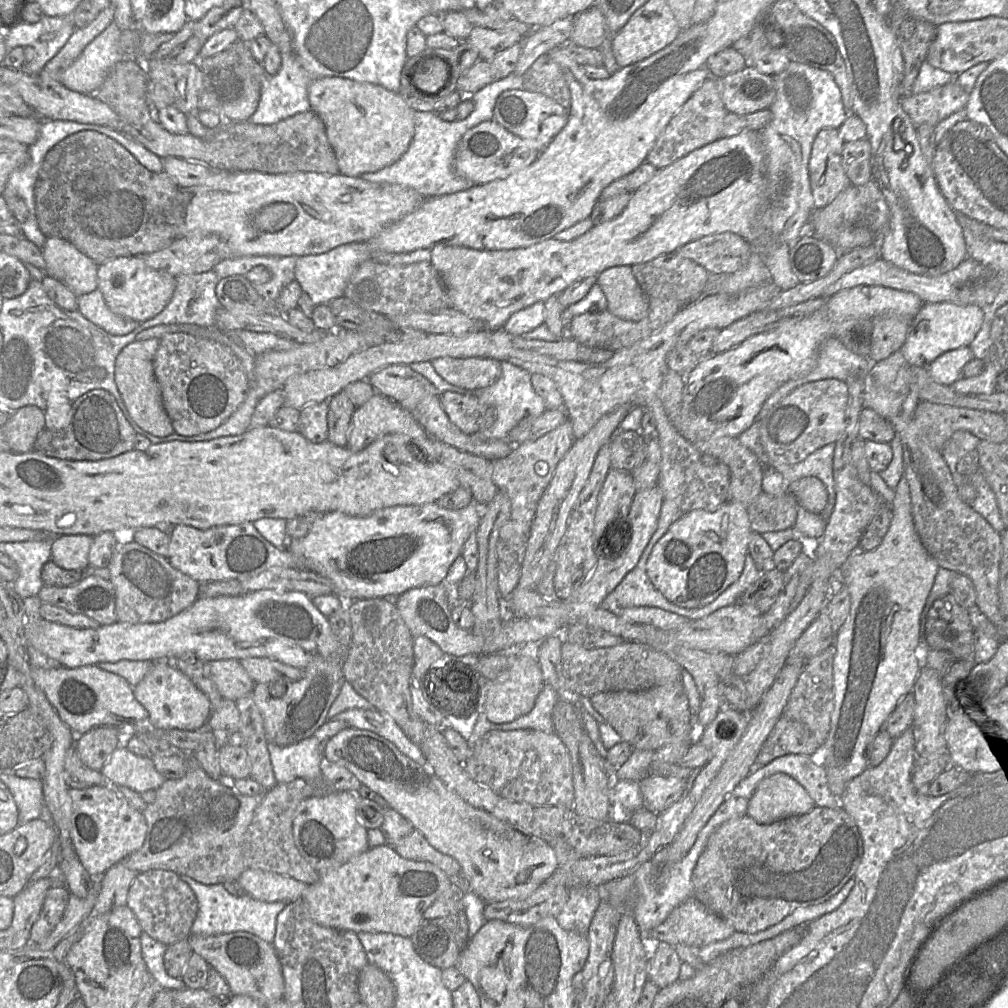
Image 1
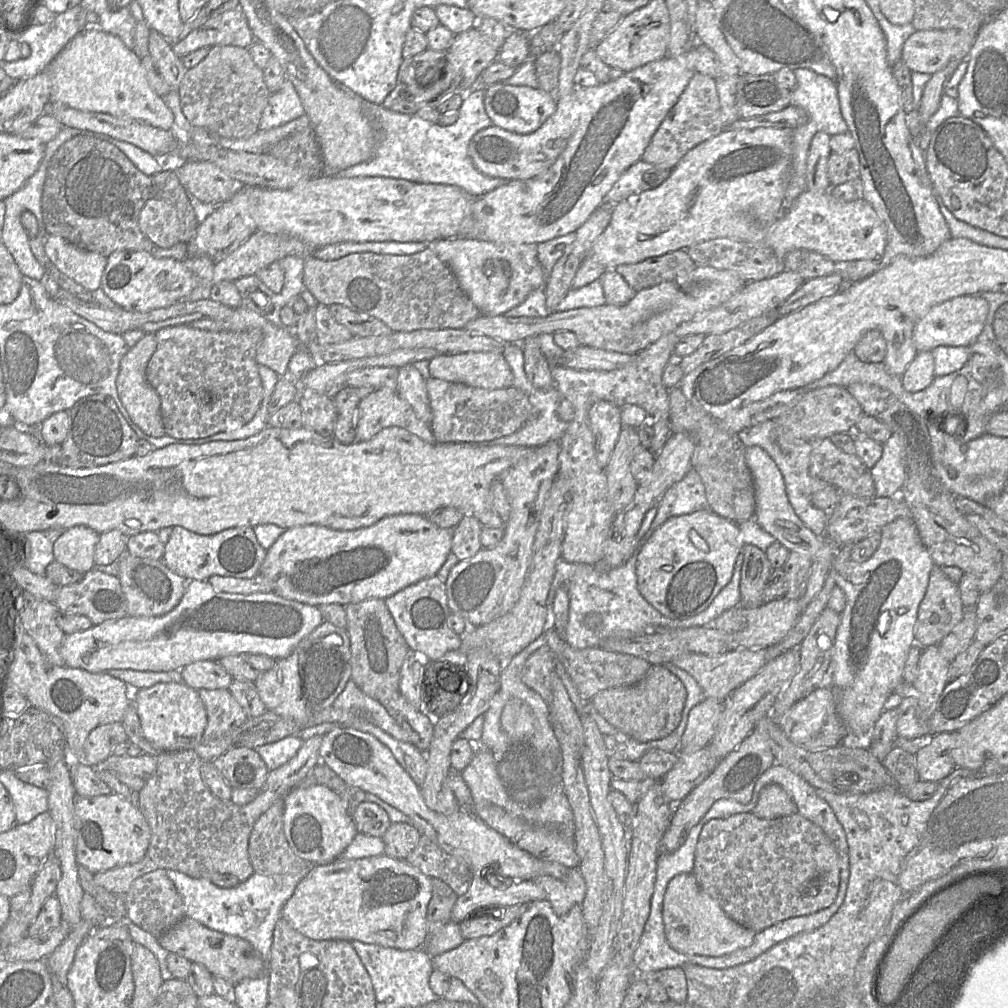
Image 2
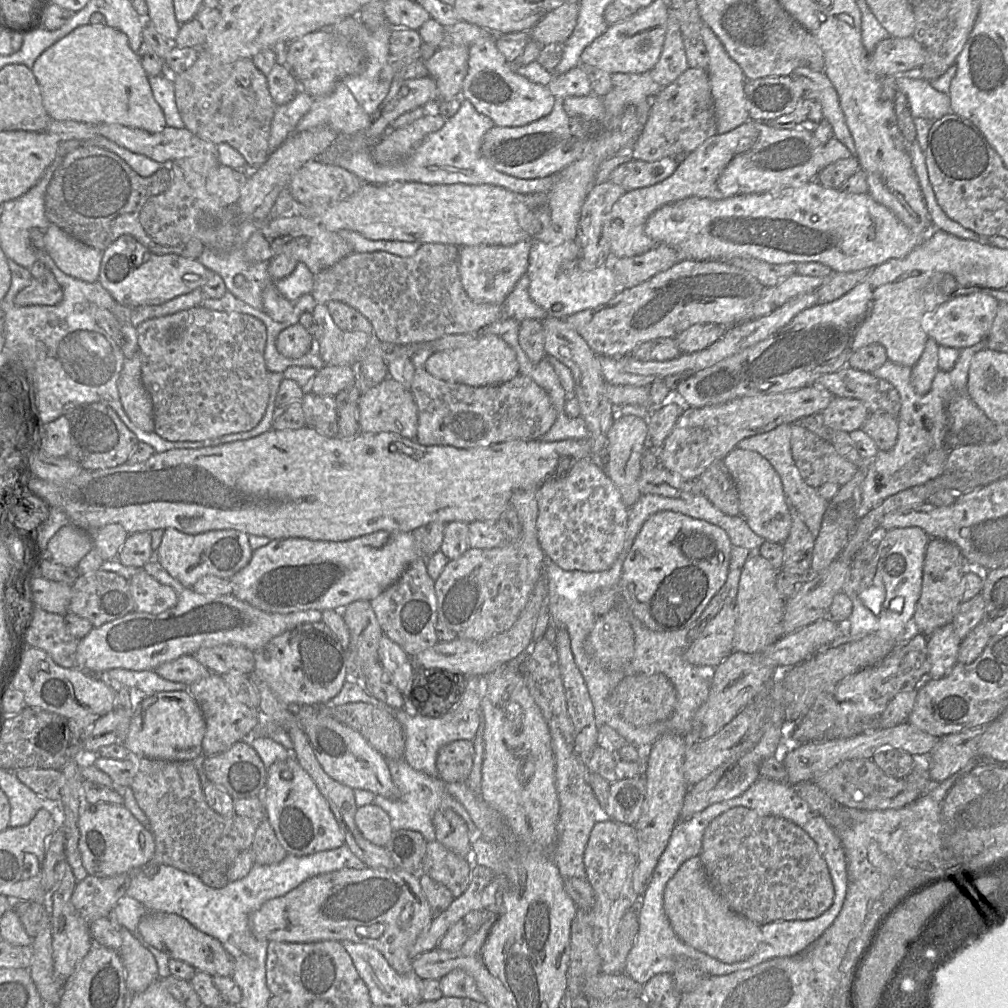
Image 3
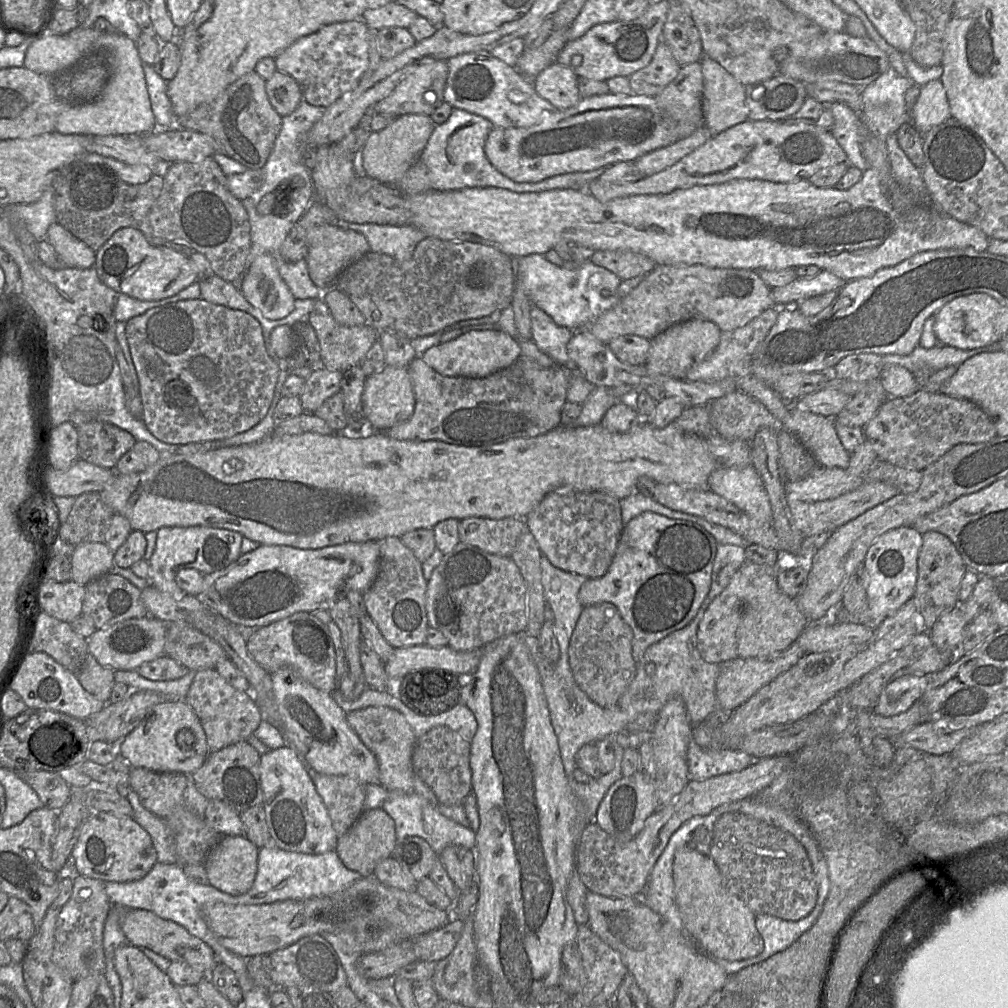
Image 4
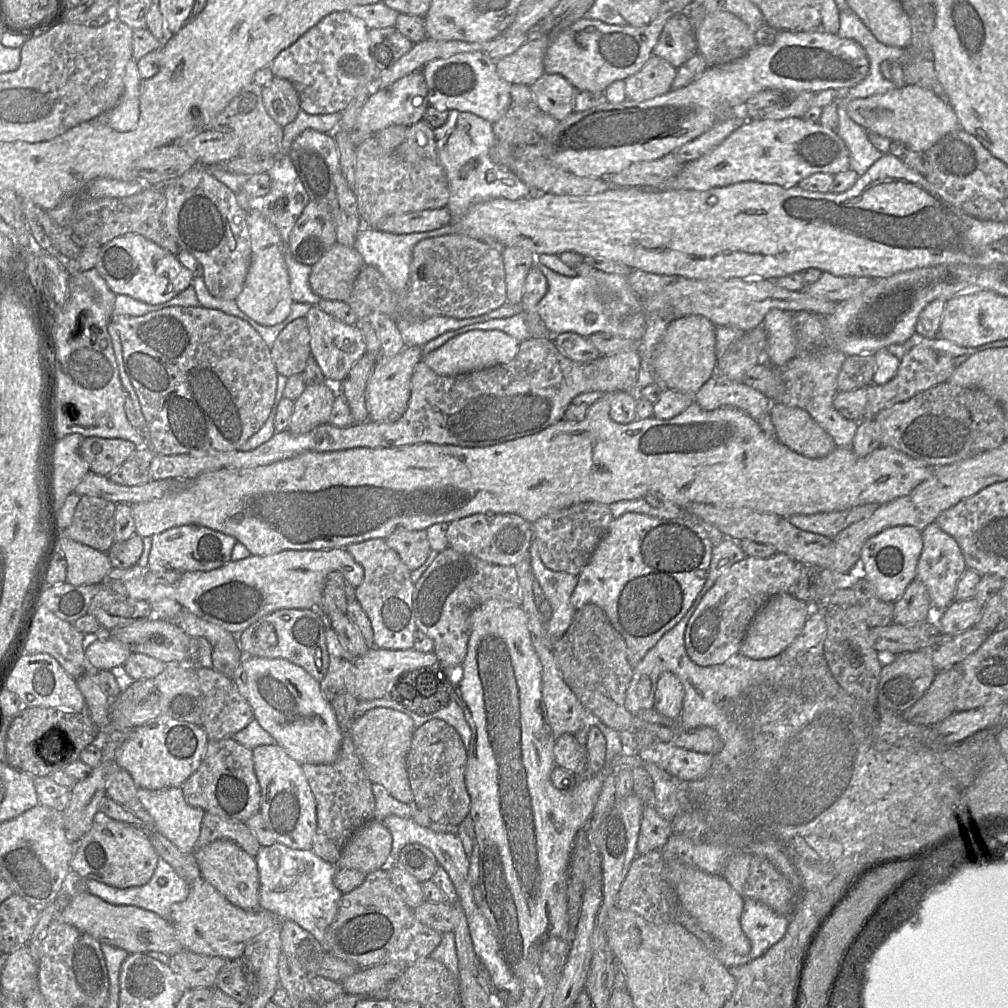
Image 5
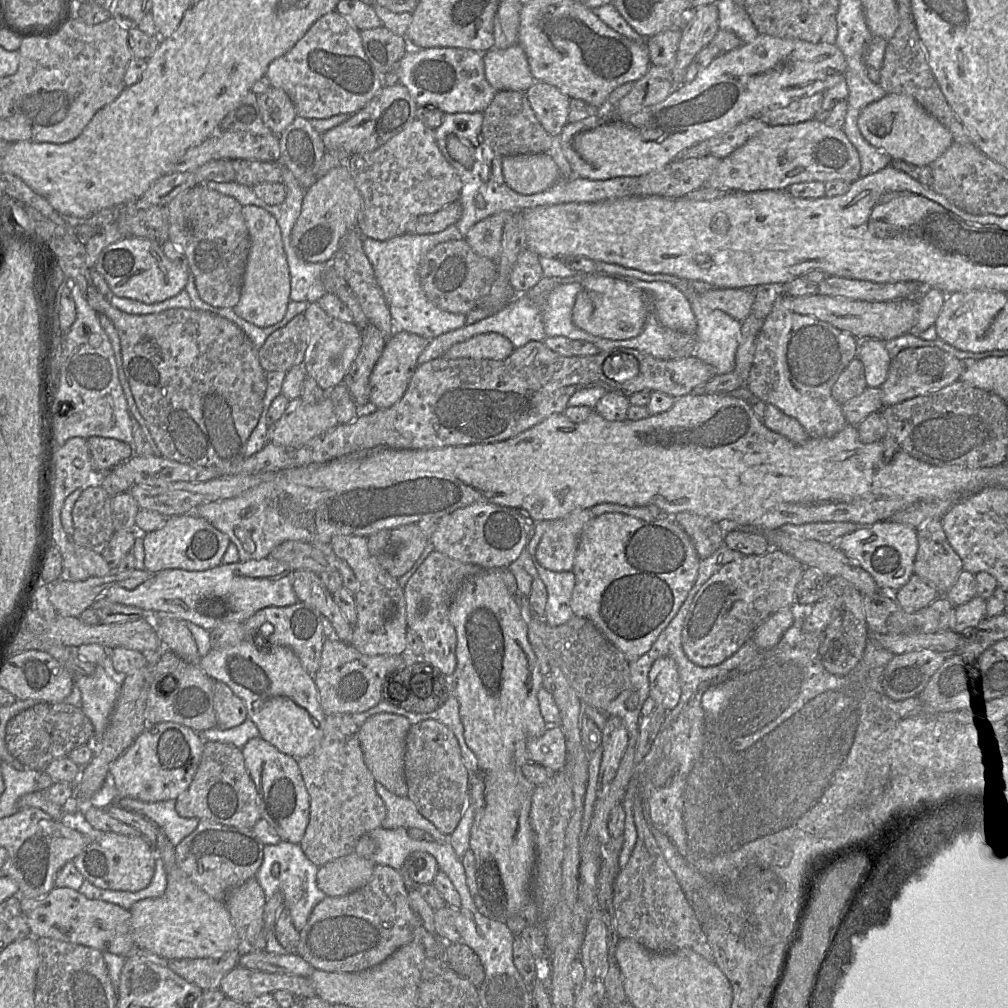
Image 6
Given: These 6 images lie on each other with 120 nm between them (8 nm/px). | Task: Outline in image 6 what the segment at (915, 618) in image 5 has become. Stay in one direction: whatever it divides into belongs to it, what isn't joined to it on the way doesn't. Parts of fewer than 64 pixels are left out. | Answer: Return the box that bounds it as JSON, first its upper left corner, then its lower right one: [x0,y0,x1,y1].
[895,573,939,613]

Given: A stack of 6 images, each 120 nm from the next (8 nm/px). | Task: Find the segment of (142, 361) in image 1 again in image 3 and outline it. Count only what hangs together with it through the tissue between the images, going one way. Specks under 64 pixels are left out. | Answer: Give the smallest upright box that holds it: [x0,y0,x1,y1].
[117,351,154,432]

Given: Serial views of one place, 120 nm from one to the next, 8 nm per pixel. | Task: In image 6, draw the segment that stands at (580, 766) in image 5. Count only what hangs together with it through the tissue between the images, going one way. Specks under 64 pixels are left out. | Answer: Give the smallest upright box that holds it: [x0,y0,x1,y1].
[527,726,566,772]

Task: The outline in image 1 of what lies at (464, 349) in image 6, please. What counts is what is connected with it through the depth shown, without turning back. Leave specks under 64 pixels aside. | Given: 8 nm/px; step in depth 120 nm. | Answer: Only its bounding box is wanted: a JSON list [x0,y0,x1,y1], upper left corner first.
[431,357,501,391]

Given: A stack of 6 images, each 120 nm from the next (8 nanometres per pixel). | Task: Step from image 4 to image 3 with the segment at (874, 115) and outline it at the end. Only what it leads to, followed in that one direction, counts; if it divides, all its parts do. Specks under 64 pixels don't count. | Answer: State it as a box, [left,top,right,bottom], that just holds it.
[791,67,953,156]

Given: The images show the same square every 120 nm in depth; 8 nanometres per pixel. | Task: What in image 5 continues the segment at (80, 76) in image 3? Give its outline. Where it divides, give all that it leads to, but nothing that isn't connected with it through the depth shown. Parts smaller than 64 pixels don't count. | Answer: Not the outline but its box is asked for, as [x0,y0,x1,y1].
[107,59,140,132]

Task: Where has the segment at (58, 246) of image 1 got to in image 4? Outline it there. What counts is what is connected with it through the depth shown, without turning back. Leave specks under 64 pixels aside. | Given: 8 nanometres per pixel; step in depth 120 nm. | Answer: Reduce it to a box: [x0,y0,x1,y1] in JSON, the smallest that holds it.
[46,222,96,269]

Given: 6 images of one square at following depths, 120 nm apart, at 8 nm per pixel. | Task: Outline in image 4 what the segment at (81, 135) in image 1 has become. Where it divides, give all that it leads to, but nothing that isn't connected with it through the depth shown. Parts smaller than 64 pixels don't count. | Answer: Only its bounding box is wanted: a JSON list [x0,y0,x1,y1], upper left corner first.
[51,153,194,257]

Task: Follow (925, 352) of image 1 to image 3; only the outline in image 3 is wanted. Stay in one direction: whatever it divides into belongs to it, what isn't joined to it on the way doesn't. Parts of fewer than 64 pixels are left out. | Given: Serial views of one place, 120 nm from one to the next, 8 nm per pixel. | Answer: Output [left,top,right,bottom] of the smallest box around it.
[925,293,999,350]

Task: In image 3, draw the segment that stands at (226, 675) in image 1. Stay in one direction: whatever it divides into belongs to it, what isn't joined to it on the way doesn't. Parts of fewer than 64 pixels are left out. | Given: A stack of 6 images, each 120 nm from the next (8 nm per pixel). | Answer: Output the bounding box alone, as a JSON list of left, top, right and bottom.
[154,655,212,686]

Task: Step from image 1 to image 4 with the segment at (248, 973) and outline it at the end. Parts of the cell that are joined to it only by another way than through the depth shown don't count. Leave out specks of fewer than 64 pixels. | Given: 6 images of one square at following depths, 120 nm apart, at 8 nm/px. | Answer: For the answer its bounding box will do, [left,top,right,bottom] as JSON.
[120,909,218,973]

